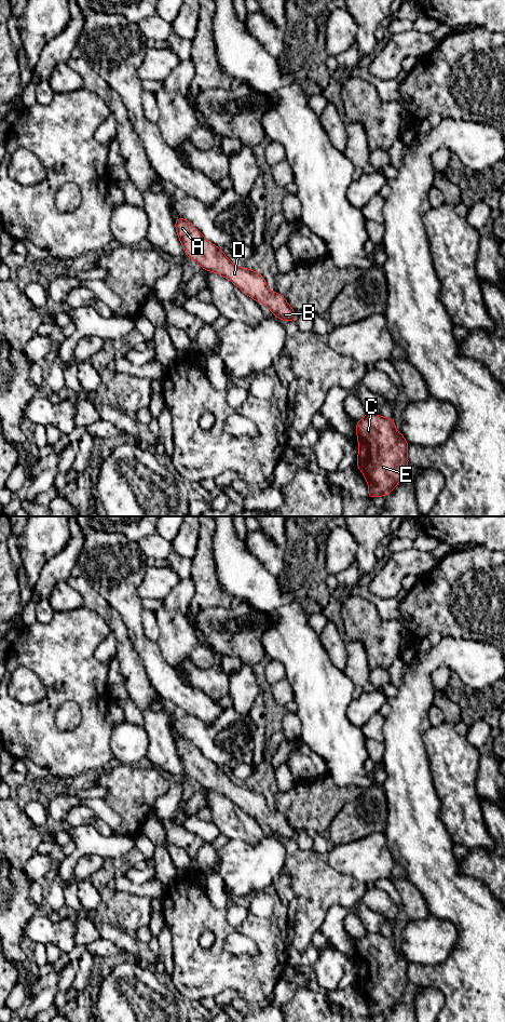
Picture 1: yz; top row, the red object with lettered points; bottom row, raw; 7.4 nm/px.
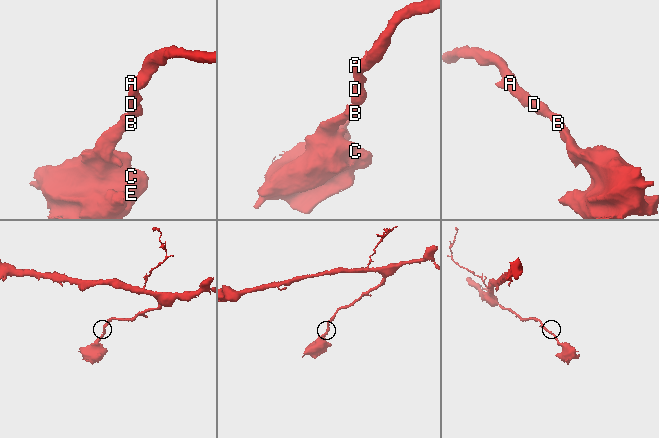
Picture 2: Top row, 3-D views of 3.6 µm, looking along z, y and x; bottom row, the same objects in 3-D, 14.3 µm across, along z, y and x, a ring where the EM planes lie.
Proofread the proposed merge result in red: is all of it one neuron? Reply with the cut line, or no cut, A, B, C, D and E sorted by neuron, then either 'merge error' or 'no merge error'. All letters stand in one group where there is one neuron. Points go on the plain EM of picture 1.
no cut | A B C D E | no merge error

